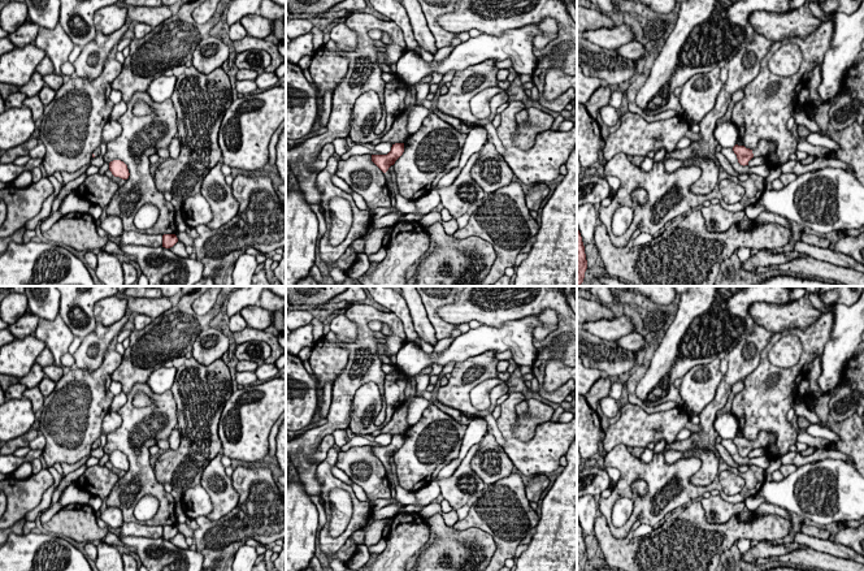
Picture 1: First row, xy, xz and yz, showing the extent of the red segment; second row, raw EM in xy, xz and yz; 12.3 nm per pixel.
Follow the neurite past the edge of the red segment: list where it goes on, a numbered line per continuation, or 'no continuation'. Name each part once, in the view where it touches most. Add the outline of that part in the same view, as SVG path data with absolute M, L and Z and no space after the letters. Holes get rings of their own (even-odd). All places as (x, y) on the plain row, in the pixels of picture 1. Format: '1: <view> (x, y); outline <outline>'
1: yz (764, 438); outline M765 431L759 432L757 438L752 441L754 449L767 447L770 442L776 441L776 436Z

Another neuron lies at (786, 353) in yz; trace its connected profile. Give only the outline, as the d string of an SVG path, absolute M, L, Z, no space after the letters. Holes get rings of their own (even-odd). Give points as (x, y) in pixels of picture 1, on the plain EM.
M790 333L773 345L768 352L768 360L776 367L787 369L799 362L800 354L800 339Z

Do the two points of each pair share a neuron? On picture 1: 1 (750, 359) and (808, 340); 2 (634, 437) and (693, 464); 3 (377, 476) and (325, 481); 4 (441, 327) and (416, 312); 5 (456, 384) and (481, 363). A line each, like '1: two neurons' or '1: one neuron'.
1: two neurons
2: two neurons
3: two neurons
4: two neurons
5: one neuron

